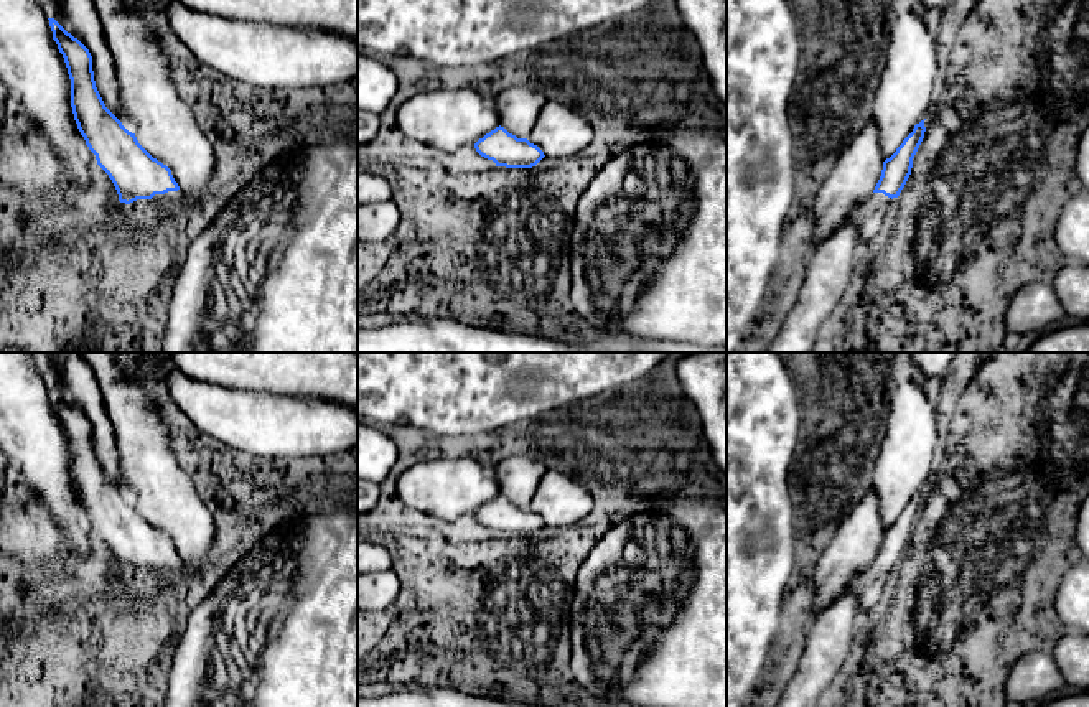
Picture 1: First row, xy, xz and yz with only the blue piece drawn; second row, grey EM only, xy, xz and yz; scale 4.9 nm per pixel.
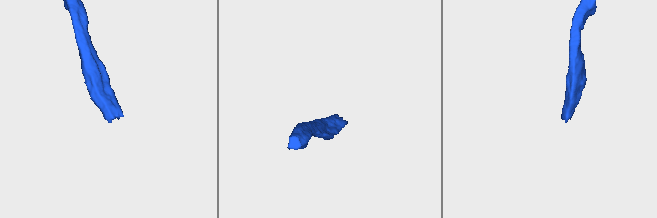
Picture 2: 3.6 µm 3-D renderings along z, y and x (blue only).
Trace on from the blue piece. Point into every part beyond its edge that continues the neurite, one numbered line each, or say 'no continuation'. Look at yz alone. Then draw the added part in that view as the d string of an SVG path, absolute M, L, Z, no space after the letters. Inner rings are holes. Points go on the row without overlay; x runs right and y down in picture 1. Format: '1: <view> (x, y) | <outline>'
1: yz (870, 585) | M872 562L872 565L858 578L860 611L865 618L880 600L890 574L891 567L883 562Z

